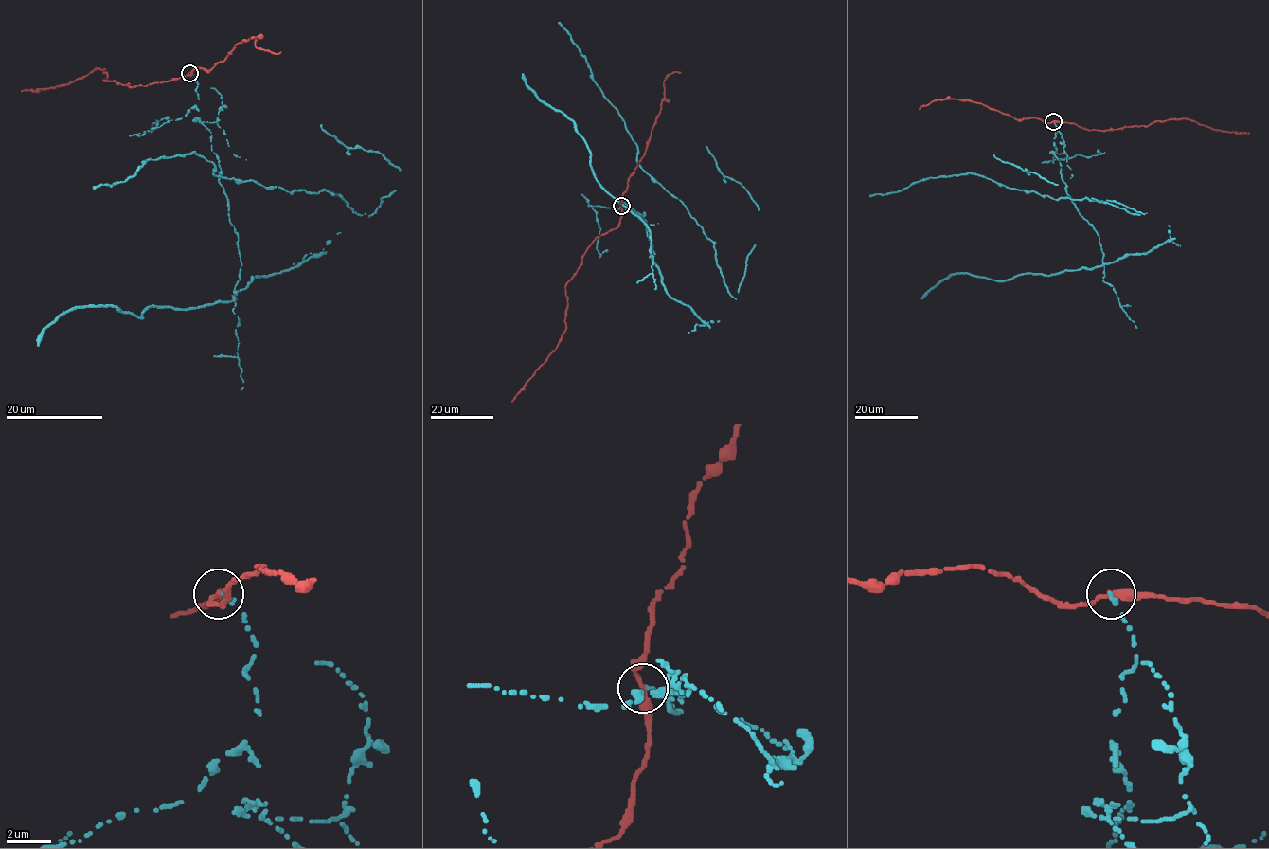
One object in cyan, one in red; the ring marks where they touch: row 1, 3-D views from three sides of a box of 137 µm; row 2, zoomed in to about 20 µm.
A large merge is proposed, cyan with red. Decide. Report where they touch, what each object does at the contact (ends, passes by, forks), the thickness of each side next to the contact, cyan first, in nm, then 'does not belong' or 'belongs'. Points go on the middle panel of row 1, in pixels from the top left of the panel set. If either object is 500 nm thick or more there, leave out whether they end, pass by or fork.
place (621, 206); cyan ends; red passes by; calibres 200 and 280 nm; does not belong

